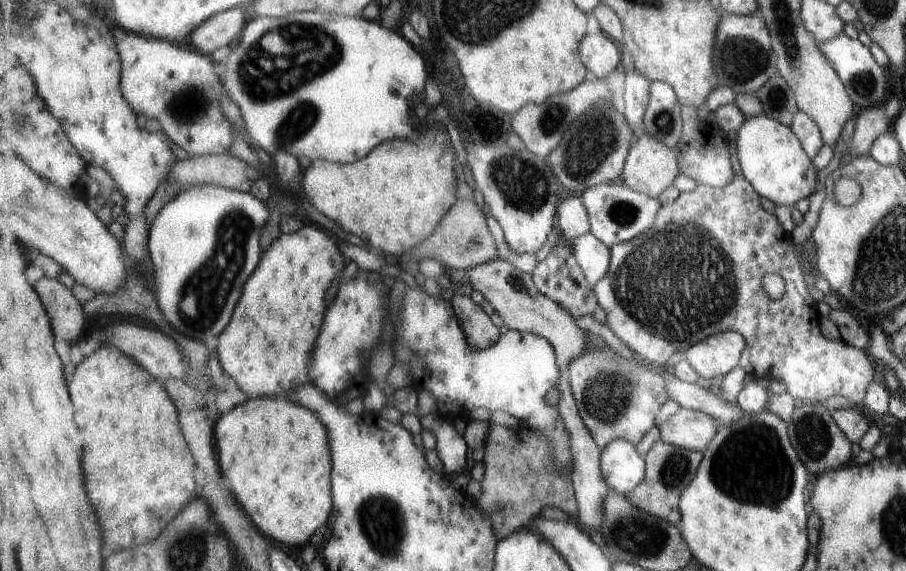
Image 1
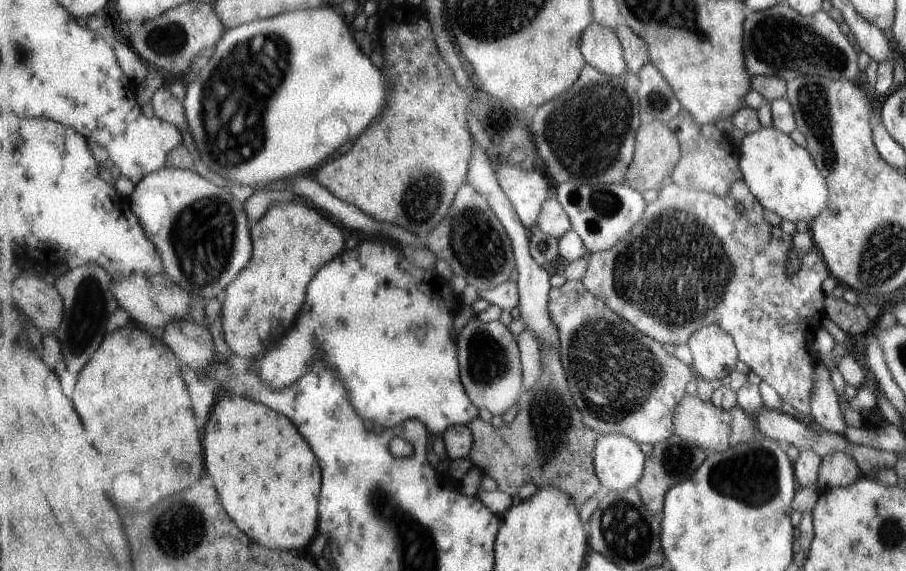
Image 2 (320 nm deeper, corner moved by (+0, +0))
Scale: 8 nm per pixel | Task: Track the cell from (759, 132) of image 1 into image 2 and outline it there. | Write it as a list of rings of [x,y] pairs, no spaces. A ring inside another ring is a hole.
[[[775,126],[763,127],[748,134],[739,146],[740,167],[744,180],[752,193],[767,209],[789,222],[806,222],[809,225],[825,208],[828,192],[821,173],[817,170],[808,152],[799,148],[791,136]]]

